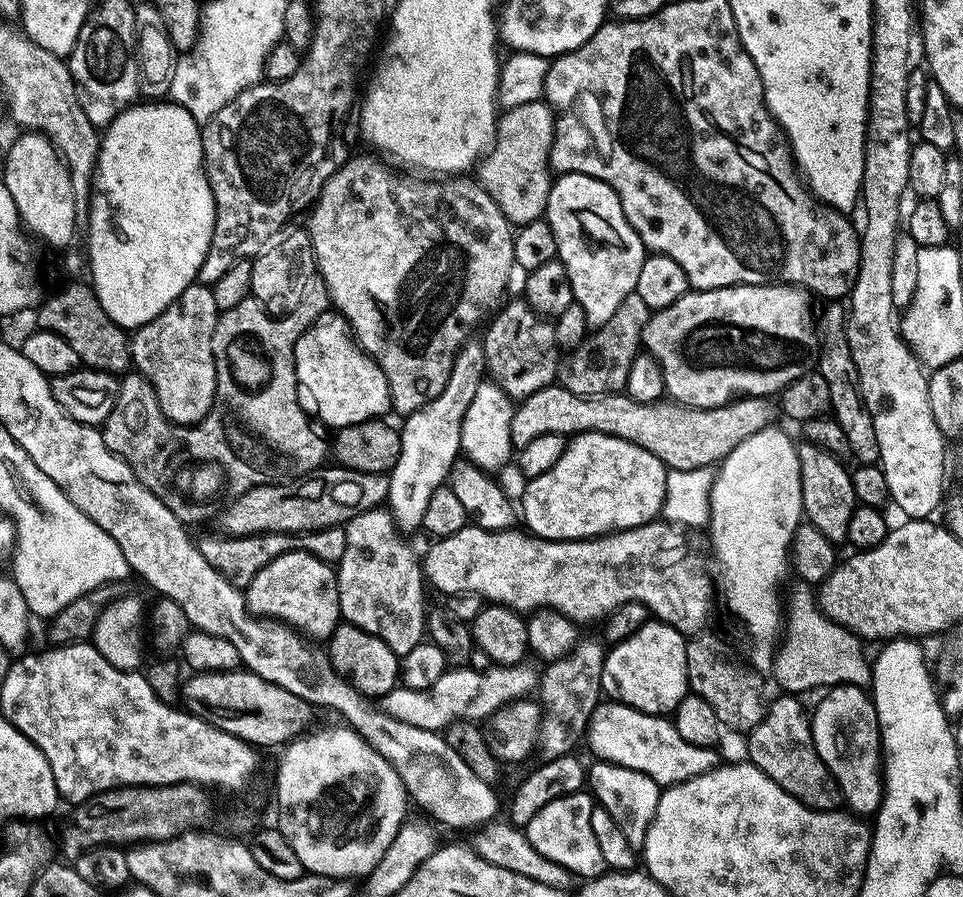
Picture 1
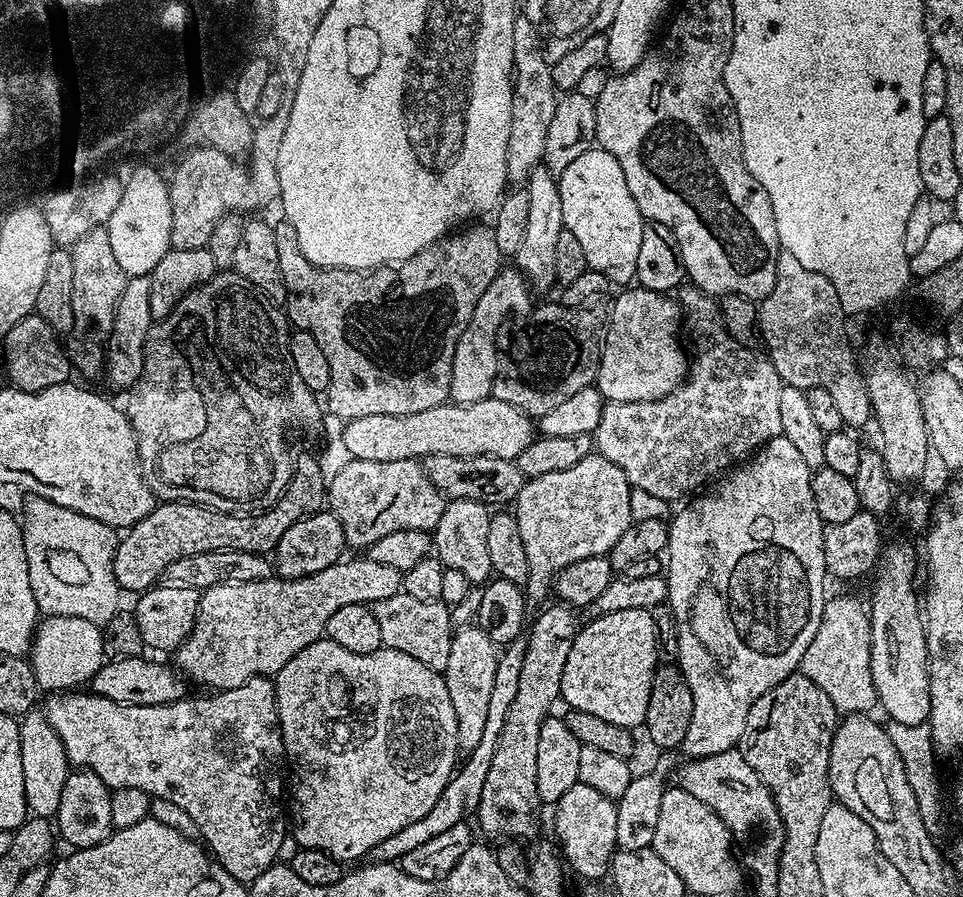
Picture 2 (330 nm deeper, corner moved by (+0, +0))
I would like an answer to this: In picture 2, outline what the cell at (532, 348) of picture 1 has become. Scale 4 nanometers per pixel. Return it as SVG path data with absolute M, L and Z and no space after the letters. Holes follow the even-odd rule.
M537 166L526 182L526 191L530 198L530 211L526 221L526 238L522 238L522 246L518 246L514 264L535 291L537 288L540 292L548 292L556 284L554 253L557 248L558 234L562 234L564 229L560 186L557 177L551 170Z

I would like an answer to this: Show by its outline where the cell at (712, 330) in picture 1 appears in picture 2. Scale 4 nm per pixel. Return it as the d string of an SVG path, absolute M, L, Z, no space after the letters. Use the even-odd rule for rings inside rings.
M632 286L621 292L624 293L610 304L610 315L606 321L604 343L600 353L600 369L596 372L594 386L605 401L613 404L657 400L675 390L684 381L690 367L689 357L686 352L684 356L684 348L676 337L676 323L679 320L681 323L682 309L671 295L652 292L649 288Z

